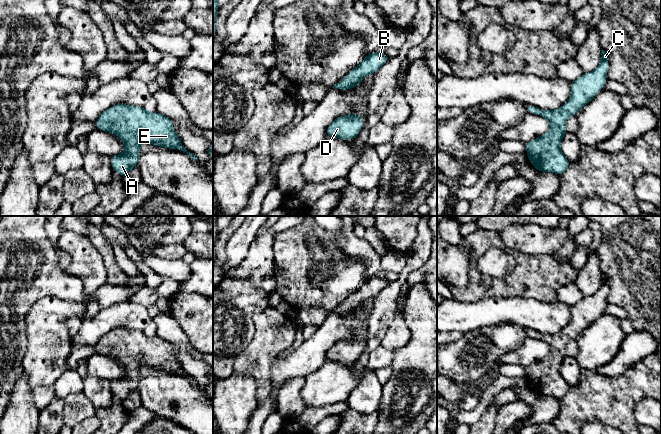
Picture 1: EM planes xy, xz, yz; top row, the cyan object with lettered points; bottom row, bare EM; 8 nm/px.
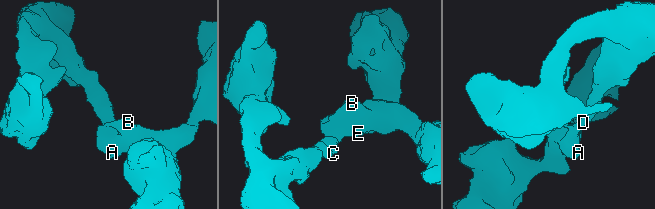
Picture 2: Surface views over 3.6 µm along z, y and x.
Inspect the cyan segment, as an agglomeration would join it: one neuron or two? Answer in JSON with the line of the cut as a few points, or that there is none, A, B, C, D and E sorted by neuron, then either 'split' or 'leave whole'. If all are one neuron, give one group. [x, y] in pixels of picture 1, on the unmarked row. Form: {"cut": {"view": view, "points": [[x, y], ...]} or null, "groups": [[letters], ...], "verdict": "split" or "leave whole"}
{"cut": null, "groups": [["A", "B", "C", "D", "E"]], "verdict": "leave whole"}

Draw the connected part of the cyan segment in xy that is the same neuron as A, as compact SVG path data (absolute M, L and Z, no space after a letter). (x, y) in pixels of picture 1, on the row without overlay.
M119 327L102 336L94 348L100 355L117 359L125 368L123 377L109 380L113 395L121 401L138 391L142 367L177 373L198 385L183 370L173 352L172 343L159 336L151 337L144 331Z

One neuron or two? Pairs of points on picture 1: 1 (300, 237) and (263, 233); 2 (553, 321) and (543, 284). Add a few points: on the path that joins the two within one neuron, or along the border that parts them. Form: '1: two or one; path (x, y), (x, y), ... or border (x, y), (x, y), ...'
1: two; border (275, 237), (272, 260)
2: two; border (525, 297), (542, 301), (557, 300)

